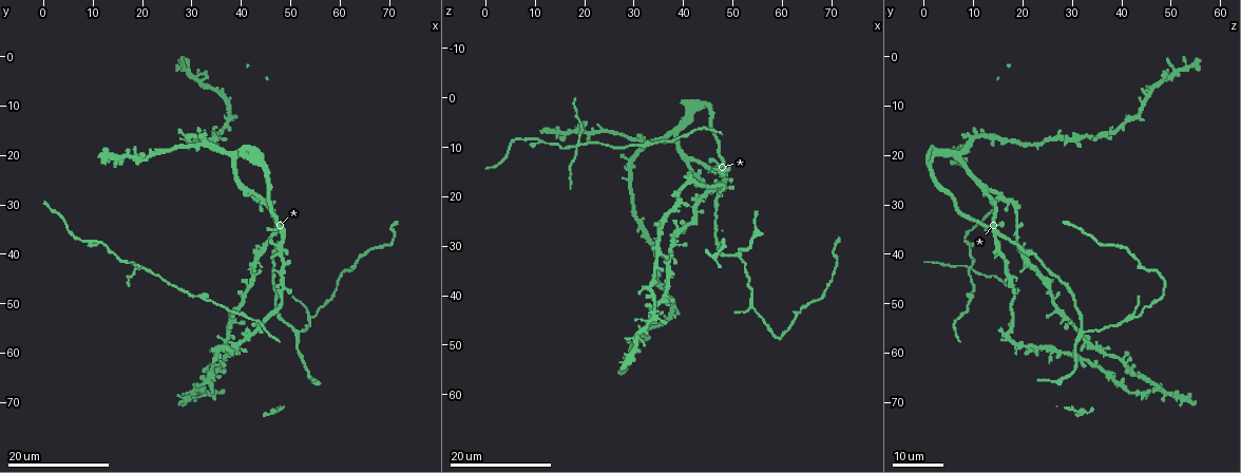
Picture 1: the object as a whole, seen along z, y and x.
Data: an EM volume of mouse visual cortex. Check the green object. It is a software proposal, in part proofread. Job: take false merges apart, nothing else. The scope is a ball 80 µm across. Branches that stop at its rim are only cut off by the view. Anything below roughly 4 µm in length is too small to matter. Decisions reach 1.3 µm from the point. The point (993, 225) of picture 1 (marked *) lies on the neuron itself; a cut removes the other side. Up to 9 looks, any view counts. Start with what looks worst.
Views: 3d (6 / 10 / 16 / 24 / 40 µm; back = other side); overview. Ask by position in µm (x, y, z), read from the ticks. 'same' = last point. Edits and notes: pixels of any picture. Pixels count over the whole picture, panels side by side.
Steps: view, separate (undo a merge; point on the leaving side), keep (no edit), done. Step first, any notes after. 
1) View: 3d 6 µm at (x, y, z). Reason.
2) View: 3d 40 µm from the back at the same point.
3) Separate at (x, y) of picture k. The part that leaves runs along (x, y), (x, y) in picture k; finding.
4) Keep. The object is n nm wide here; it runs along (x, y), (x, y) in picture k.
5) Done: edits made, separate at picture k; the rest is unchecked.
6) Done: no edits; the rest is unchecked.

View: 3d 24 µm at (52.0, 56.0, 31.5).

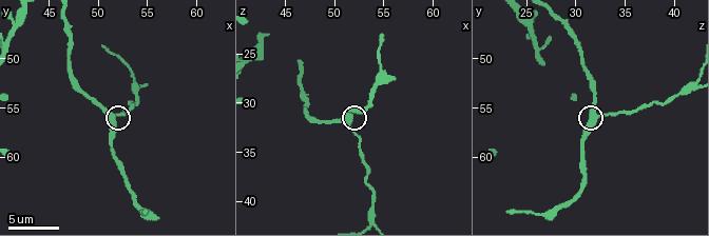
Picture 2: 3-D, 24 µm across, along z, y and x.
View: 3d 6 µm at (51.4, 56.2, 32.2).

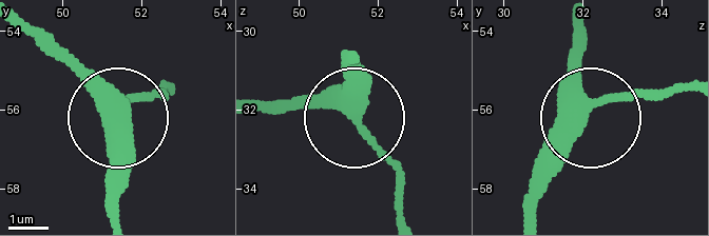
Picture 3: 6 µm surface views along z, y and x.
View: 3d 6 µm from the back at (51.40, 55.95, 32.05).

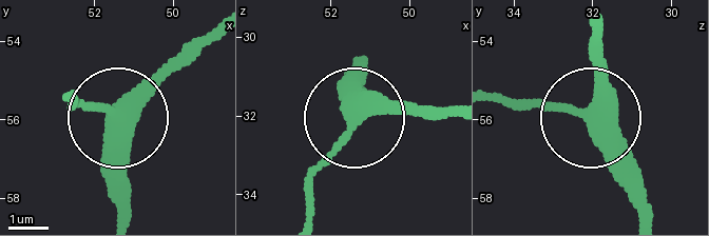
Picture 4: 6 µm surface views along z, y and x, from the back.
Keep. 3 arms meet here; it runs along (602, 26), (592, 137), (639, 194) in picture 4; one neuron here.

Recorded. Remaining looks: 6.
View: 3d 24 µm at (54.0, 53.0, 42.0).

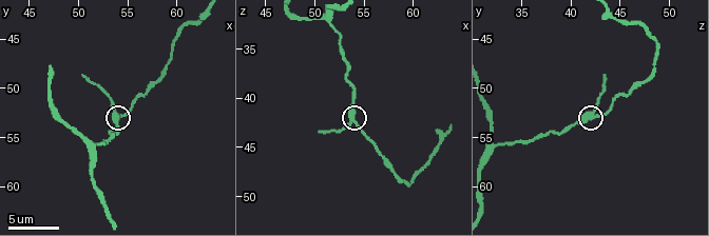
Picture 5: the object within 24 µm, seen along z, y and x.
View: 3d 6 µm at (53.8, 52.8, 42.2). Closer look.

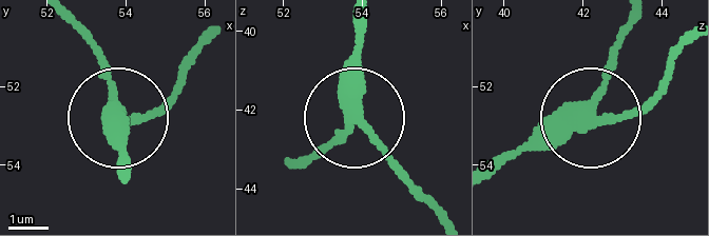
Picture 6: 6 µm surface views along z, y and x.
Keep. 3 arms meet here; it runs along (127, 177), (110, 80), (69, 22) in picture 6; continuous, no second neuron.

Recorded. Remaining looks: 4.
View: 3d 24 µm at (41.0, 57.0, 16.5).

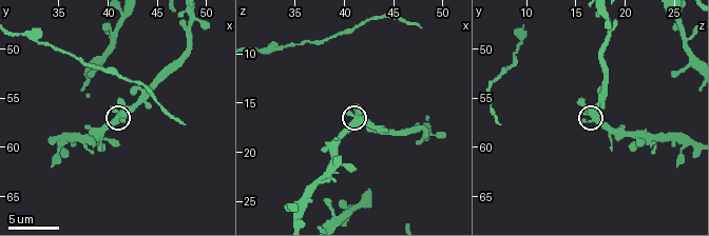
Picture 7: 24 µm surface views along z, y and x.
View: 3d 6 µm at (41.2, 56.6, 16.4).

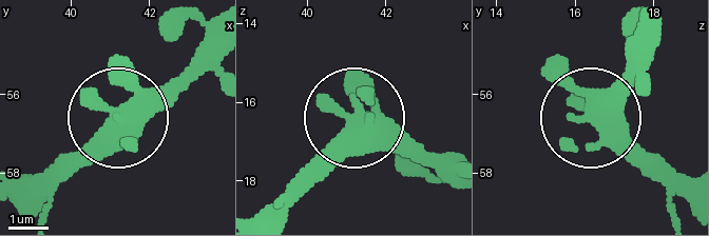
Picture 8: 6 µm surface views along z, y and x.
View: 3d 6 µm from the back at (41.10, 56.65, 16.50).

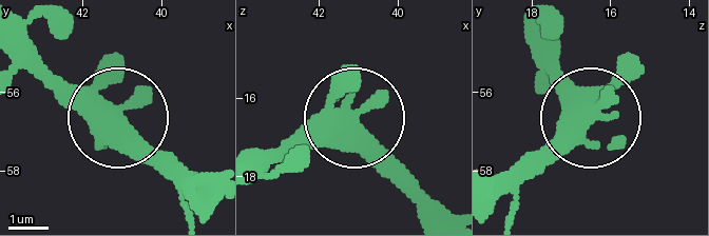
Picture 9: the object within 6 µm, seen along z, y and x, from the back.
Keep. It runs along (259, 173), (349, 120), (406, 170) in picture 9; continuous, no second neuron.

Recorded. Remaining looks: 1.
Done: no edits; the rest is unchecked.

